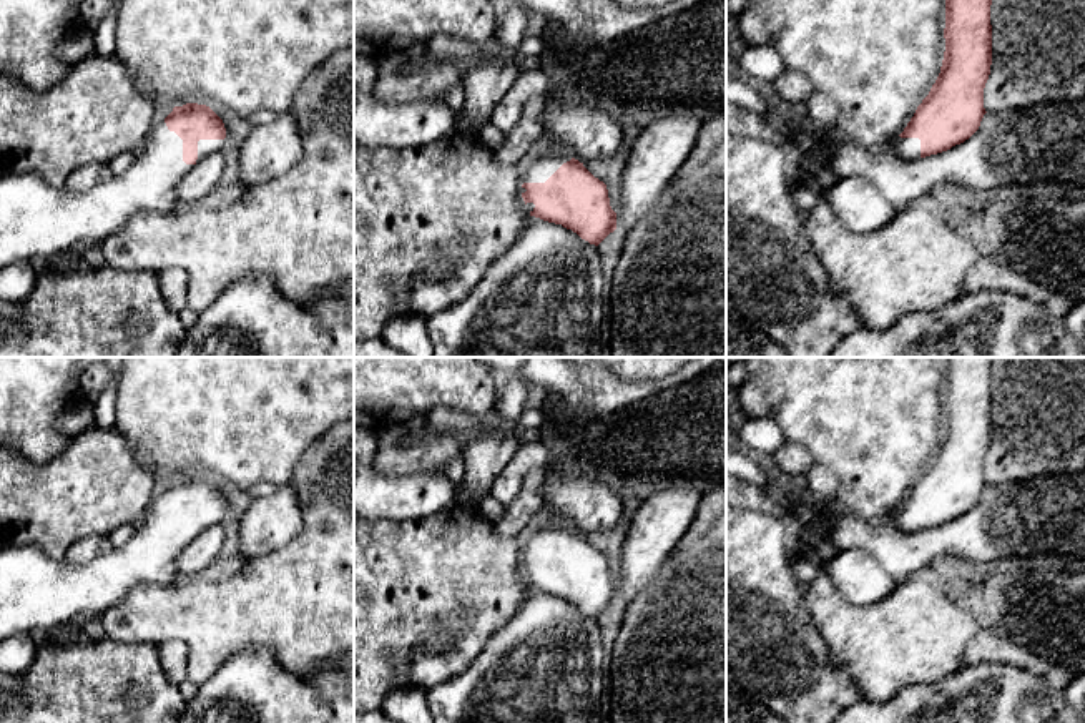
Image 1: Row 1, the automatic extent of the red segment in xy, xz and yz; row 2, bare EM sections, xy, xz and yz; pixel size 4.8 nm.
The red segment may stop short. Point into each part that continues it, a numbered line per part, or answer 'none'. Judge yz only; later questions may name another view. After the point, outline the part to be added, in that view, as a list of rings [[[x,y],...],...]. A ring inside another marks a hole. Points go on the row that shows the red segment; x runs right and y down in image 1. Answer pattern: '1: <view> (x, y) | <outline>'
1: yz (906, 148) | [[[897,136],[889,146],[902,161],[914,161],[921,158],[919,138]]]

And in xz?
1: xz (542, 167) | [[[557,148],[550,153],[542,153],[532,158],[527,170],[522,170],[520,183],[545,183],[563,163],[572,156]]]

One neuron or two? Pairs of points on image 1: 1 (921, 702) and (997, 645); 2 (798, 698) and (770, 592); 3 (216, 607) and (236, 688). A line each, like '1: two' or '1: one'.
1: two
2: one
3: two

